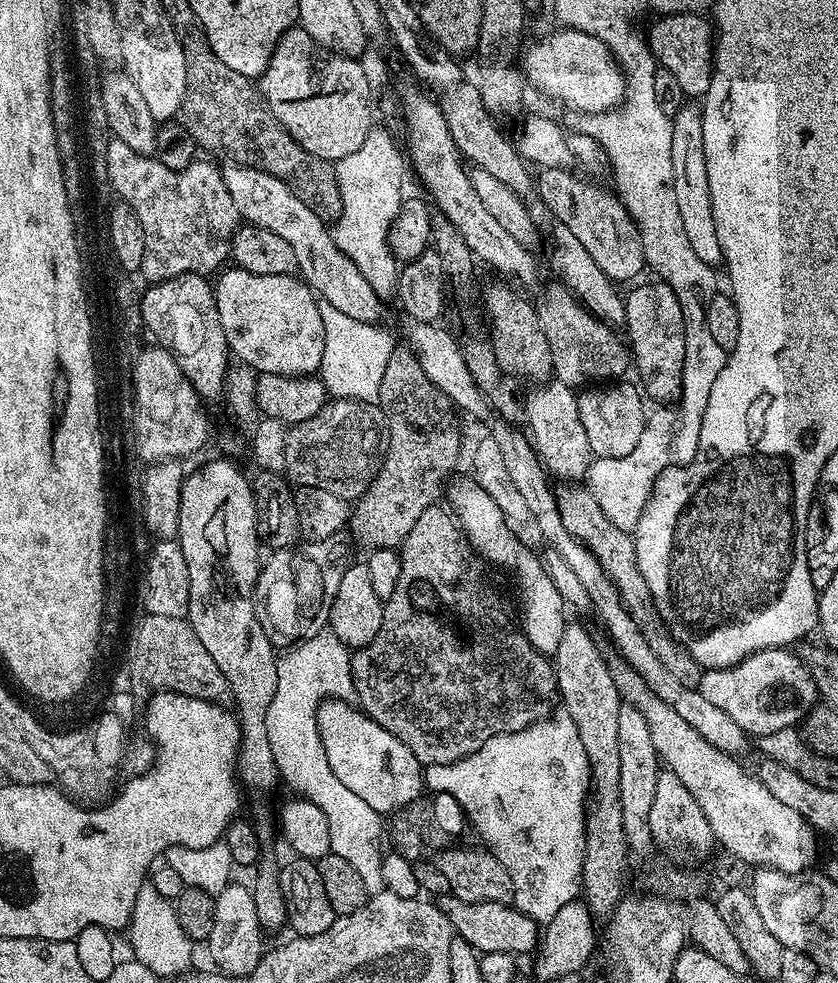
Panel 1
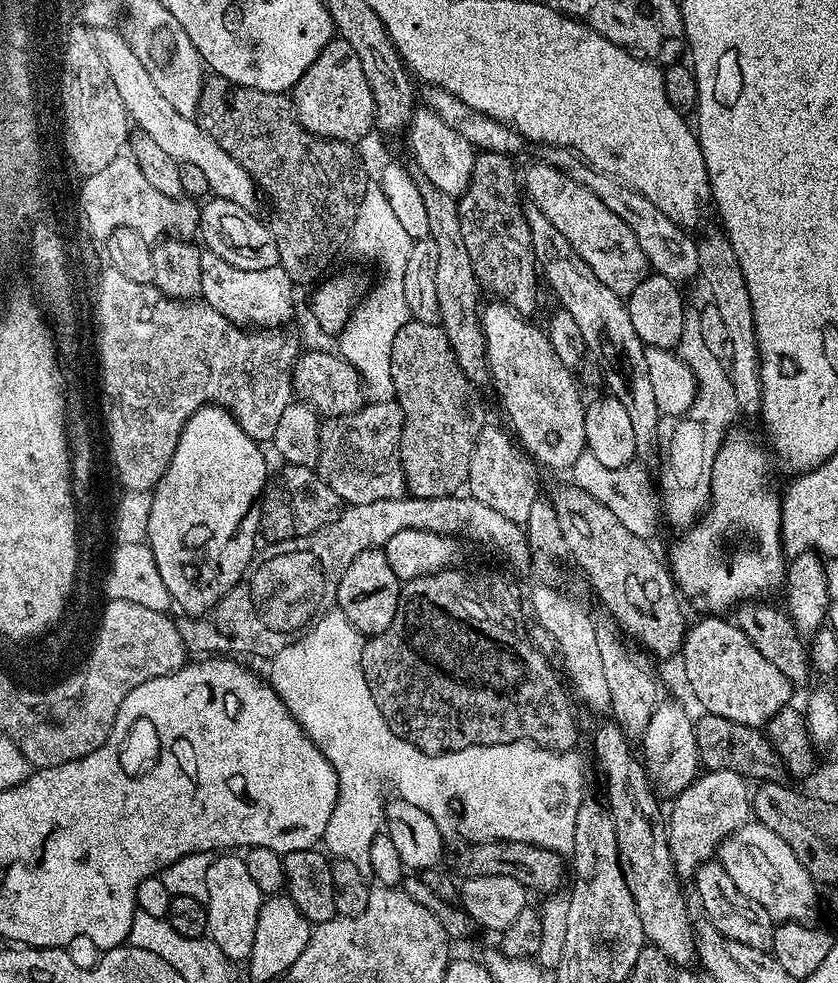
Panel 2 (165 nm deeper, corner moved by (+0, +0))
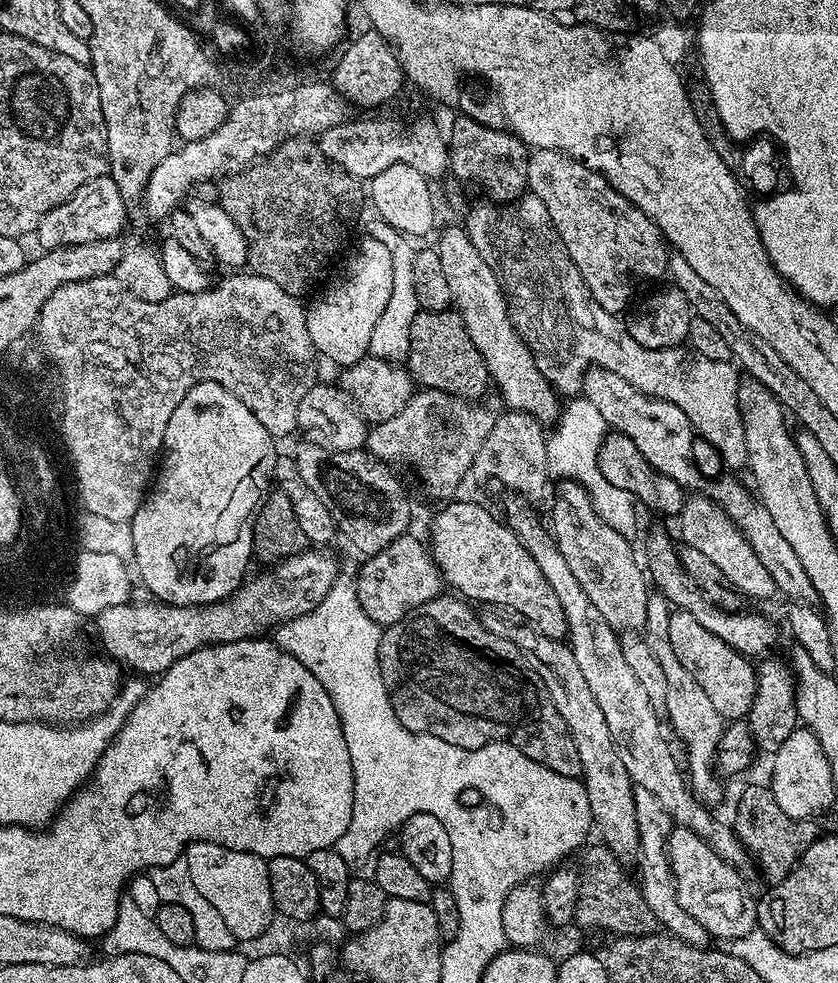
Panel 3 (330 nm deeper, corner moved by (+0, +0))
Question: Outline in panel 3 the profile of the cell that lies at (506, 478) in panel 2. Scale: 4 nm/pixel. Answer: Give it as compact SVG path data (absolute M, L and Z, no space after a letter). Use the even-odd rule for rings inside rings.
M504 410L494 422L494 430L486 434L486 442L482 442L476 455L475 467L478 472L480 468L482 475L497 480L502 487L517 492L520 495L517 497L533 502L543 494L544 487L550 481L546 462L547 445L546 432L539 420L535 420L529 412Z

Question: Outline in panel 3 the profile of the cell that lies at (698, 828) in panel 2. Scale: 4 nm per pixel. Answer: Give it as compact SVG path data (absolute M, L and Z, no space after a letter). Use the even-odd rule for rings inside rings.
M659 590L653 591L646 602L646 622L642 632L650 650L654 650L654 658L658 658L662 671L666 674L666 702L663 711L668 712L667 723L670 728L672 723L675 735L684 741L686 772L690 777L690 787L705 805L713 806L712 804L718 803L724 796L724 788L720 785L722 780L716 767L719 740L724 734L726 721L718 714L718 710L714 710L706 690L702 690L698 682L694 682L694 674L690 674L690 670L686 670L686 666L678 662L674 646L670 646L670 618L673 611L672 605L663 593Z

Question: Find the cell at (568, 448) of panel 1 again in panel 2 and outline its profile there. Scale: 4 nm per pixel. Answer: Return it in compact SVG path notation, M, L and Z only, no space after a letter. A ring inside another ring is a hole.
M488 302L488 303L485 303L483 305L482 315L480 318L480 325L482 325L482 327L484 328L484 337L486 338L486 350L488 351L488 371L490 373L491 379L494 381L494 384L496 380L496 388L498 391L500 391L500 400L502 403L504 403L504 412L506 415L508 415L509 422L512 423L513 429L511 428L511 431L514 433L515 439L519 441L521 445L523 445L522 443L524 443L525 446L528 447L529 452L532 454L533 458L537 460L538 463L545 464L545 466L548 468L564 468L564 470L571 469L572 464L574 462L578 462L578 458L583 454L583 452L586 451L588 447L588 443L586 442L586 418L584 417L584 409L586 407L586 400L583 400L583 398L580 397L581 385L578 383L578 380L577 380L578 385L576 385L576 380L574 377L572 377L572 376L575 376L573 369L567 368L566 366L562 366L562 358L558 358L558 354L554 354L554 346L550 346L550 342L548 341L548 337L543 327L535 328L535 326L532 325L530 321L528 321L531 319L525 318L523 315L521 315L521 313L517 312L516 309L513 308L512 305L510 304L505 304L503 302Z

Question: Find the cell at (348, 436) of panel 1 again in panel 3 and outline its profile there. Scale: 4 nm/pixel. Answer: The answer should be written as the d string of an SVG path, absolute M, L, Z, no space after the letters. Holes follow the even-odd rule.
M420 388L413 391L410 402L406 402L406 406L402 406L394 418L386 418L386 422L369 427L367 451L377 460L401 460L409 464L434 499L439 502L451 501L459 493L456 491L464 475L473 471L478 450L500 417L499 407L484 403L451 396L442 390Z

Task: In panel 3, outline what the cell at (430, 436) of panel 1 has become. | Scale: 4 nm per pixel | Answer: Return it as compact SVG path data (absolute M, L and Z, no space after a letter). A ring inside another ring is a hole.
M455 310L418 312L410 323L406 367L420 388L442 390L451 396L461 396L464 400L479 401L483 397L480 395L490 388L486 362L482 354L478 354L478 346L470 342L470 334L466 334L466 326Z

